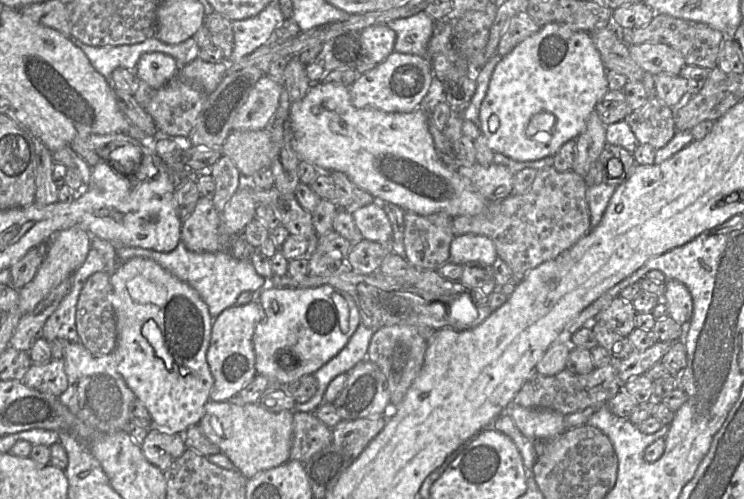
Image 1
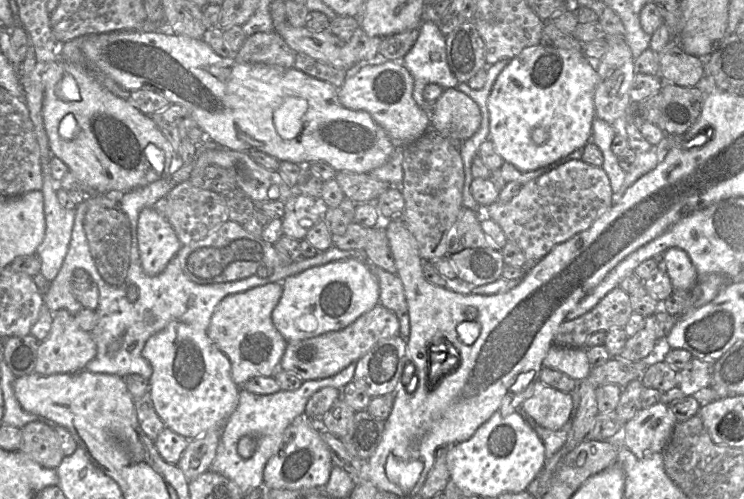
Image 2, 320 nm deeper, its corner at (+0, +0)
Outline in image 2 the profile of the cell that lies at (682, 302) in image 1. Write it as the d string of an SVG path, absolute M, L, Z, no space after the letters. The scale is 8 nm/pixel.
M671 247L663 253L662 266L676 293L688 292L696 283L698 272L684 250Z

